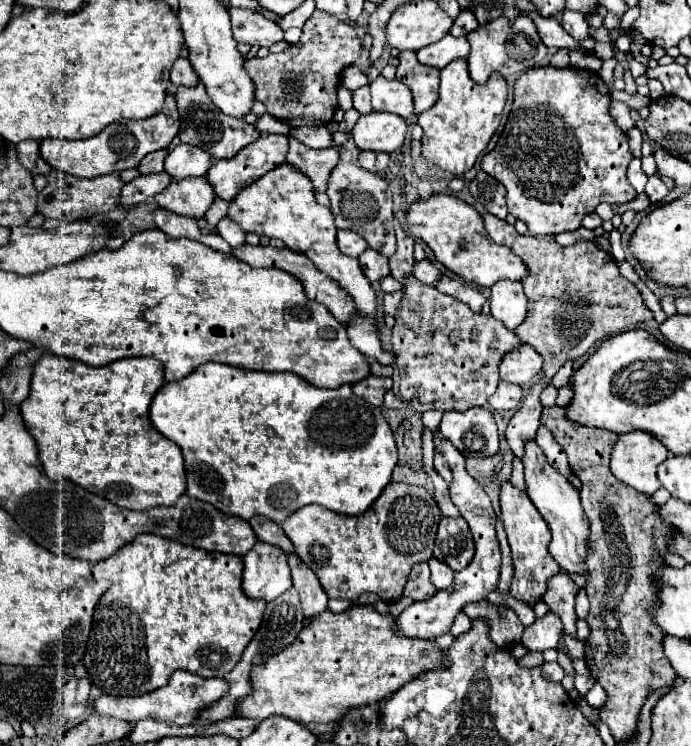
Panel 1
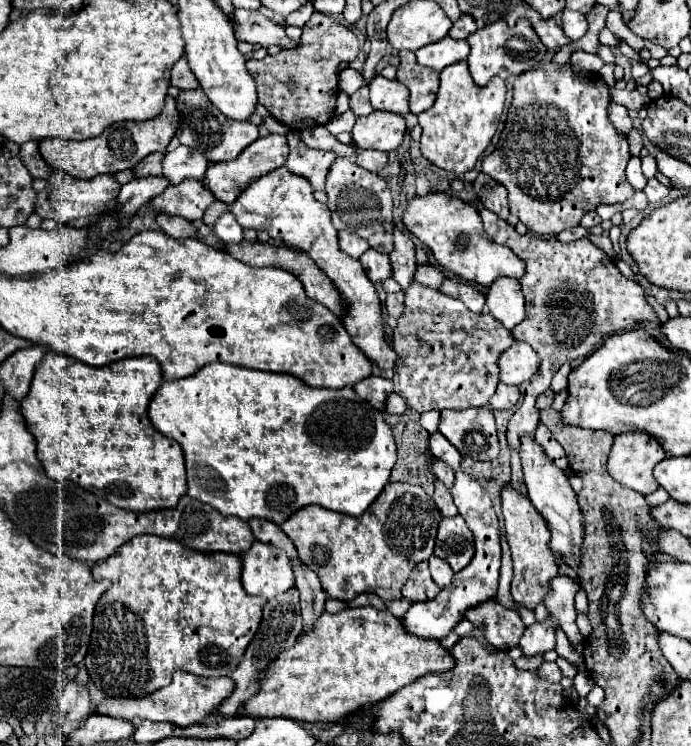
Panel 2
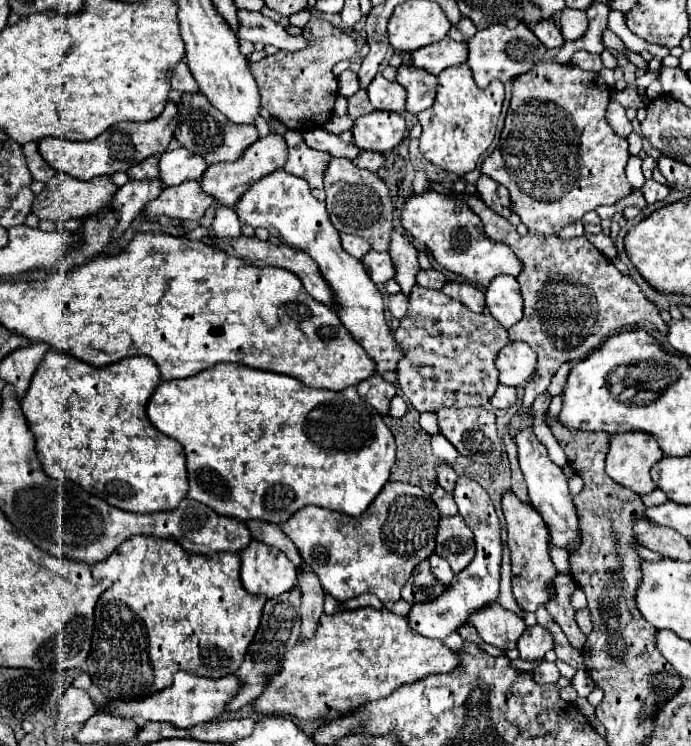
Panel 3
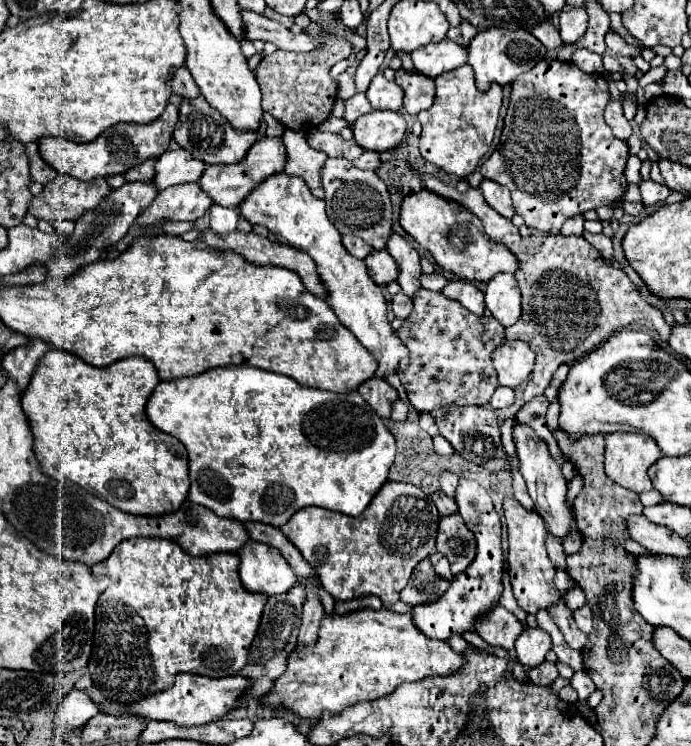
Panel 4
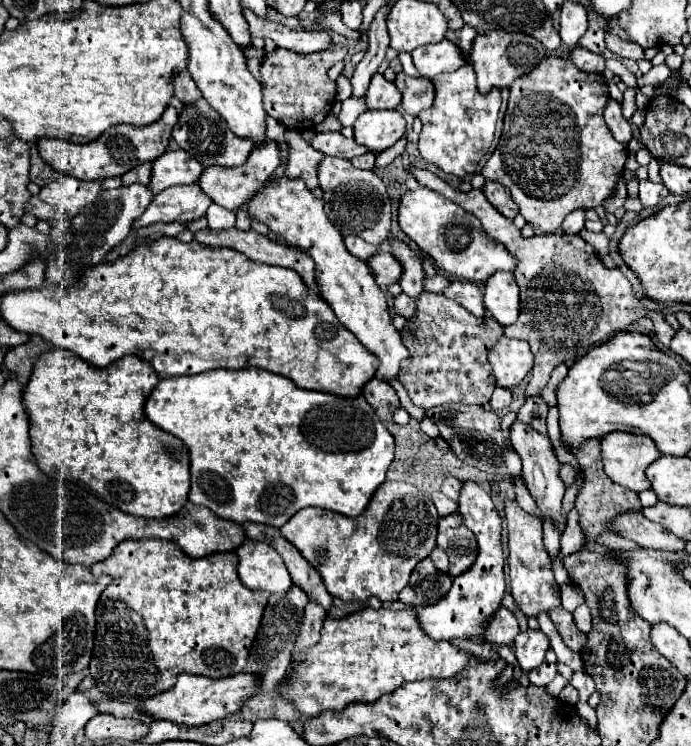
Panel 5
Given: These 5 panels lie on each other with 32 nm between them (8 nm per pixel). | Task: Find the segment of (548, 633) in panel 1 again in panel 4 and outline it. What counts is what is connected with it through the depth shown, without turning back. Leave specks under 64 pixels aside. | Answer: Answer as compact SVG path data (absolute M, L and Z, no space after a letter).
M526 628L516 638L516 658L524 668L534 668L544 662L544 654L552 648L550 636L542 632L540 628Z

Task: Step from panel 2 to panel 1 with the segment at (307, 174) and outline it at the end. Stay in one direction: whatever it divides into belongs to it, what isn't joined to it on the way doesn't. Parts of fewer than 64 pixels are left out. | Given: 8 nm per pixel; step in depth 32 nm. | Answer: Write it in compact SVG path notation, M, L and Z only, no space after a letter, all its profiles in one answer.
M288 136L288 140L290 140L290 152L288 152L286 164L290 164L294 170L308 176L310 182L314 184L316 192L324 192L330 170L340 160L340 154L334 148L312 150L312 148L300 144L292 136Z

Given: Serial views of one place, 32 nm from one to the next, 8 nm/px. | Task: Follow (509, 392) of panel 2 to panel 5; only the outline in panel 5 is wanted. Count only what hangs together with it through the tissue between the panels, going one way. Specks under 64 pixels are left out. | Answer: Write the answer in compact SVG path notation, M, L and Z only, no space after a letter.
M496 388L494 394L492 394L492 400L490 400L490 406L492 406L492 410L502 410L502 408L510 406L510 402L512 402L510 390L506 390L506 388Z

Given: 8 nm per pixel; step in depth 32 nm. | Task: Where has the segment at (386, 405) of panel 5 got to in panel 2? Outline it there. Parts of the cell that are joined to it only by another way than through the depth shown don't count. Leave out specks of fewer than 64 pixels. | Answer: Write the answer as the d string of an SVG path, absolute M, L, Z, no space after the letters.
M368 376L362 382L358 382L354 386L354 390L358 396L362 396L362 400L370 402L378 410L384 410L388 394L394 392L394 384L392 384L392 380L386 380L380 376Z

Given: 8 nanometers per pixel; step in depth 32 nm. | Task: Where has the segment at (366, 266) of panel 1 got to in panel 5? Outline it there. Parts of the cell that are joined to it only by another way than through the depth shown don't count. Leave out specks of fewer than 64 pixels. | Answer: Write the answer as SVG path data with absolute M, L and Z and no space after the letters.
M378 252L376 256L372 256L368 260L368 266L374 272L376 284L382 288L386 288L386 286L390 286L402 278L402 264L392 254Z

